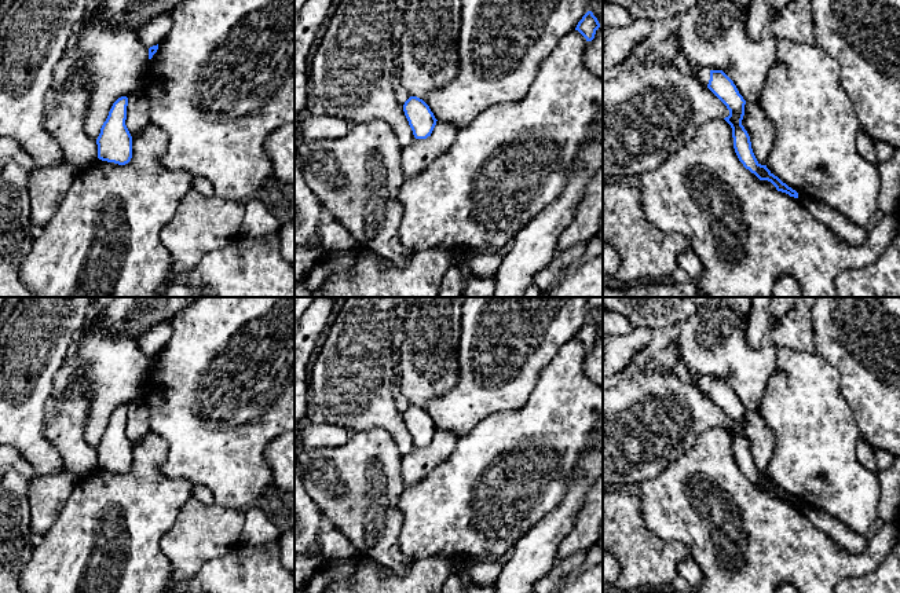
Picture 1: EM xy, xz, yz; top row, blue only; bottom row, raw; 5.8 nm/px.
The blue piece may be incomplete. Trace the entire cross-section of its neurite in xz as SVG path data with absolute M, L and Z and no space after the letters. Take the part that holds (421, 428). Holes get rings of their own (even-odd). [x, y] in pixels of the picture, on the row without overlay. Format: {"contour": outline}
{"contour": "M410 405L403 413L403 420L416 447L431 444L438 428L422 407Z"}

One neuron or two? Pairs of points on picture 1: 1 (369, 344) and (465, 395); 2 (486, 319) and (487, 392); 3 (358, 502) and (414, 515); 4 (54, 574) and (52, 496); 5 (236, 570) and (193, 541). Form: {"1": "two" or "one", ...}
{"1": "two", "2": "one", "3": "two", "4": "two", "5": "two"}

